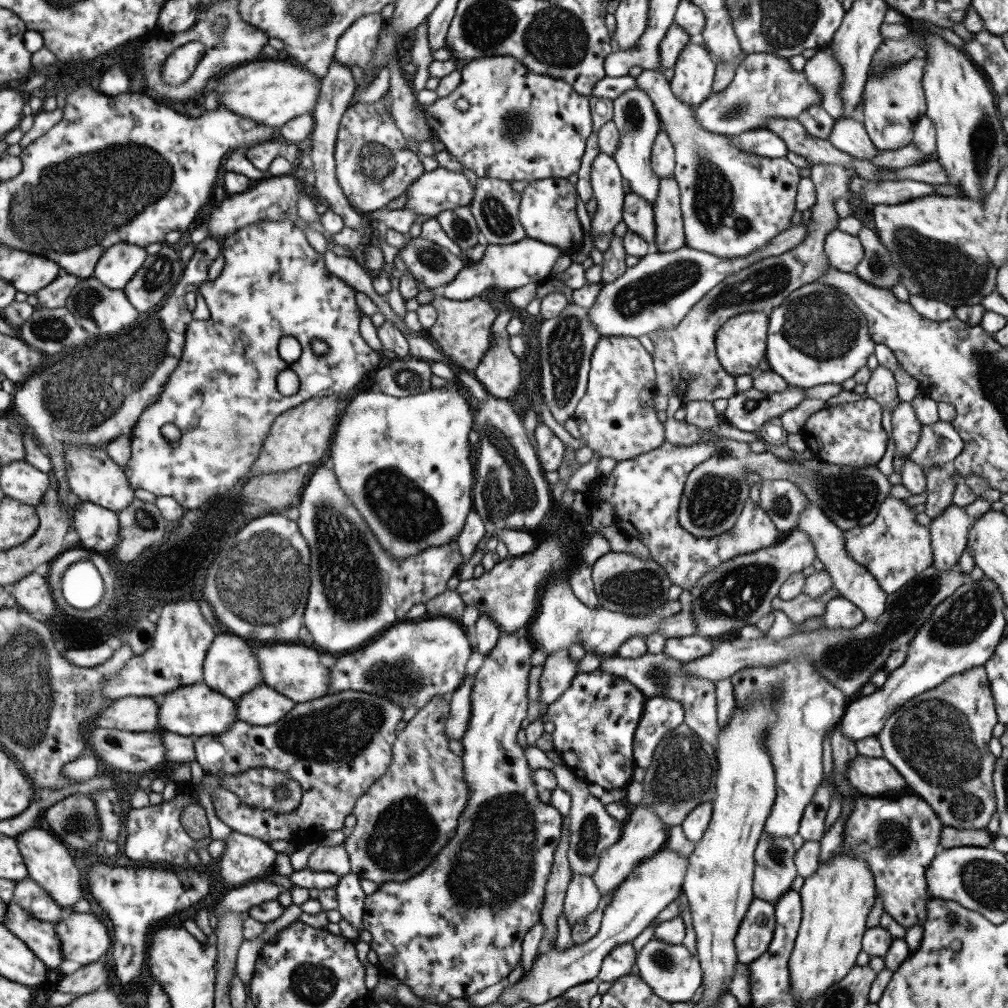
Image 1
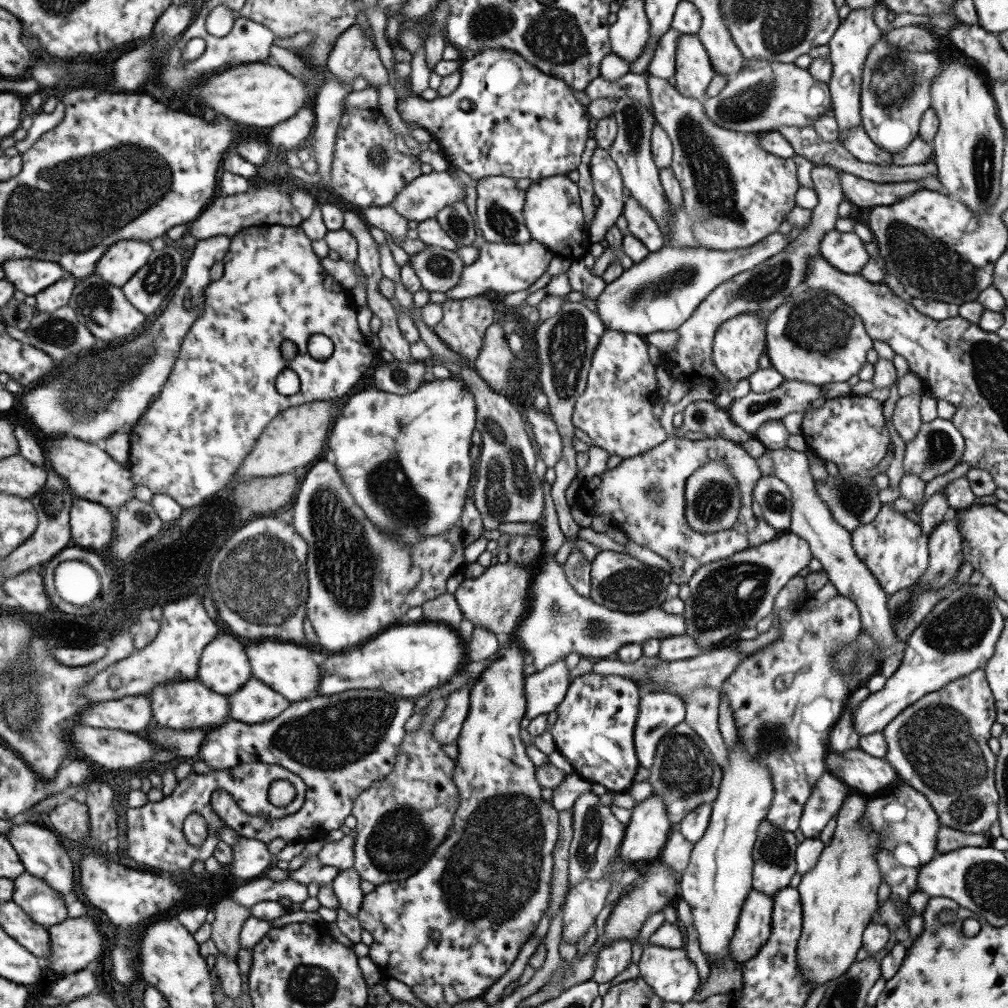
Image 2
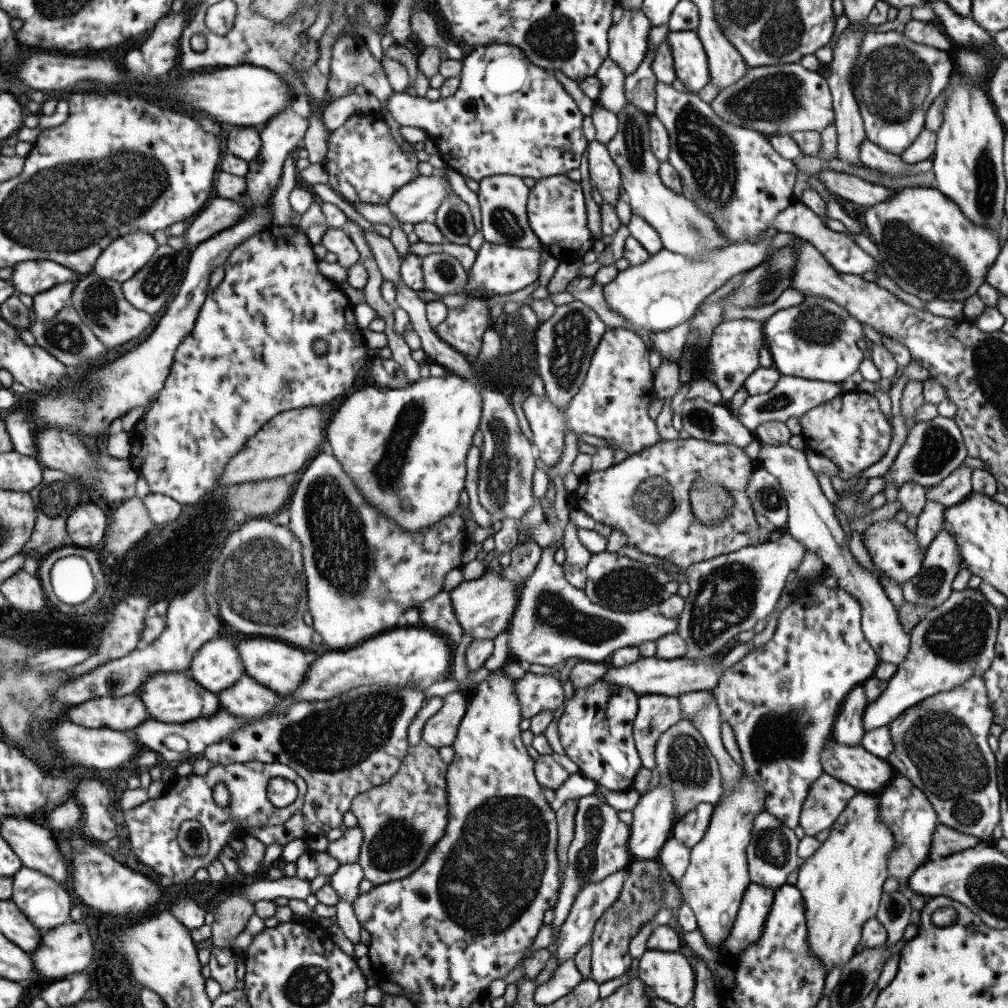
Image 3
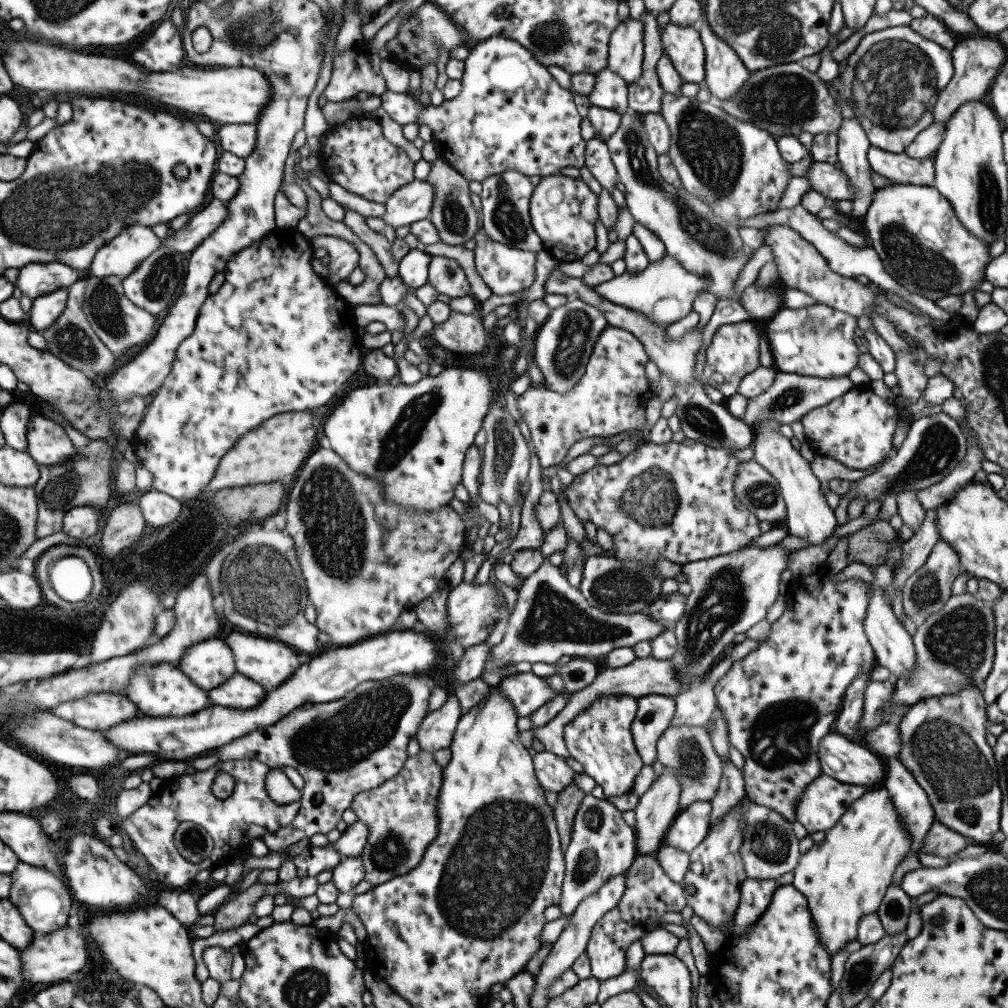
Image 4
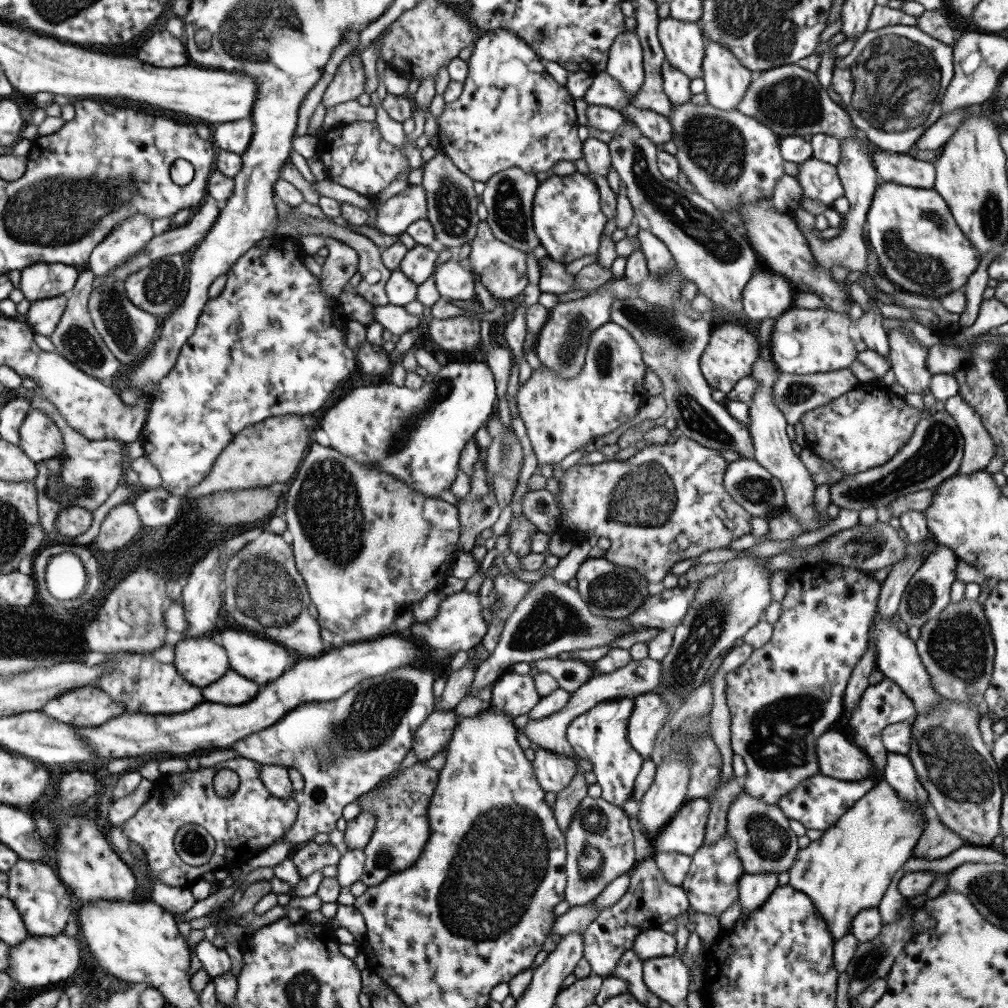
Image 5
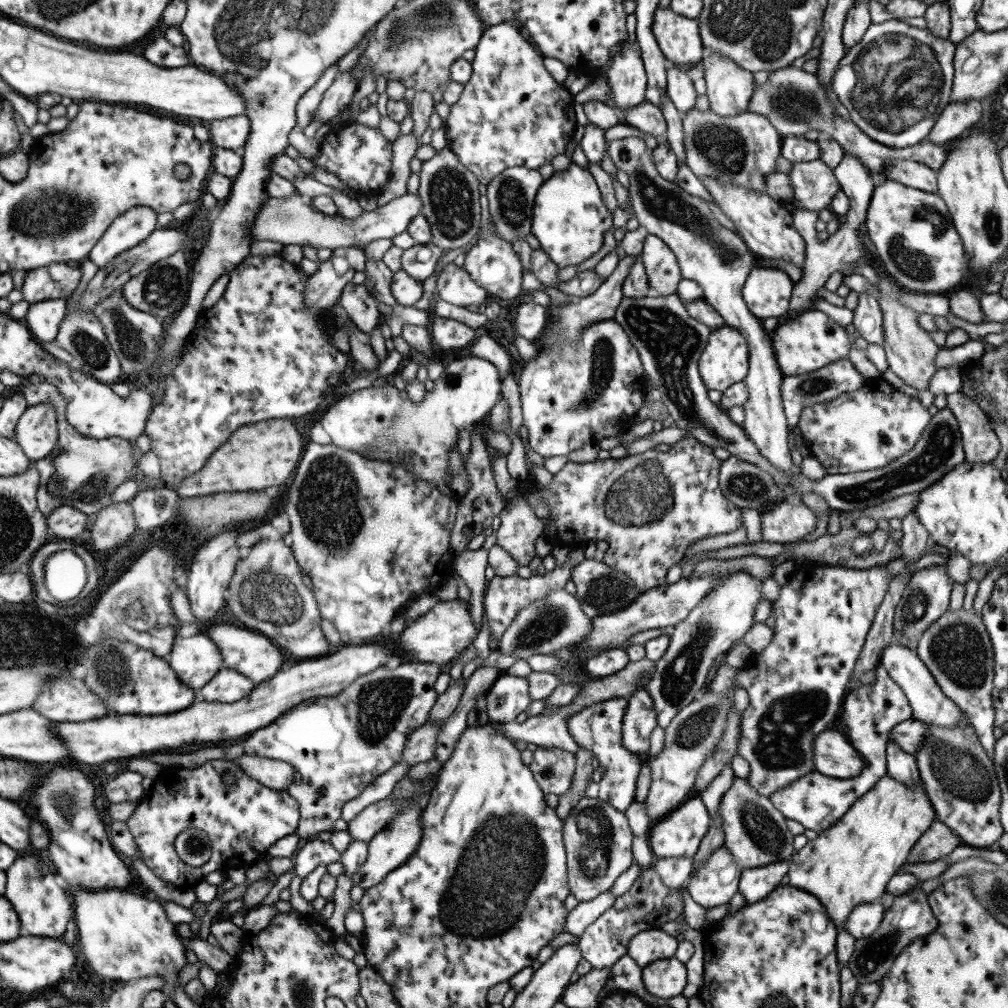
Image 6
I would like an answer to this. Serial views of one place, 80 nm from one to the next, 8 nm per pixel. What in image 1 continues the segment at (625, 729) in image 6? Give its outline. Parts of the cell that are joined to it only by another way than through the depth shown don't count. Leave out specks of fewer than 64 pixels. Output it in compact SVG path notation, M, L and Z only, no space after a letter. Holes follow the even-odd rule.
M646 697L643 712L632 736L632 757L637 767L646 768L663 735L683 723L680 702L667 697Z

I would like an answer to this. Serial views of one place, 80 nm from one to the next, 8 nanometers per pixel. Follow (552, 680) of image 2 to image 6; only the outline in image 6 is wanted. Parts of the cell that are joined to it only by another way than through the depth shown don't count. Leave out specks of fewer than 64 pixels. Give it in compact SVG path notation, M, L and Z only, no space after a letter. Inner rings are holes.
M507 673L498 676L484 694L488 720L501 723L513 721L531 702L527 689L528 680L525 677Z

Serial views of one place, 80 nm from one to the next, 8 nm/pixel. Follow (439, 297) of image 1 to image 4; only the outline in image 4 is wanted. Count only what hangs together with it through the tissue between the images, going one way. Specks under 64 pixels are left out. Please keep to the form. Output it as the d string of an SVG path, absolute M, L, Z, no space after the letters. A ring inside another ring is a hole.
M451 311L443 322L432 326L430 336L444 350L454 354L479 352L487 343L481 321L474 314Z

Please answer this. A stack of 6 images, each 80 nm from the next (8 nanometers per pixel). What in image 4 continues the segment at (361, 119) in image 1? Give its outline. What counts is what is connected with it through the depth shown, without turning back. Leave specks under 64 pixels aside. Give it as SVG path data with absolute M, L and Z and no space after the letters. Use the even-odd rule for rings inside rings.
M358 115L337 124L329 130L320 151L320 165L329 180L371 202L384 204L394 190L414 179L414 164L404 150L383 136L381 126L372 117Z

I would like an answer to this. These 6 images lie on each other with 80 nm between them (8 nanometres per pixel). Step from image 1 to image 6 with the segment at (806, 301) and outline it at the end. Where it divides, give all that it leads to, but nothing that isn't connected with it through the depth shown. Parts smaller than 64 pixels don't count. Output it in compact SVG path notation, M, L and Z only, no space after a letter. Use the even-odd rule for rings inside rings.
M811 308L794 314L791 318L780 319L769 338L781 374L797 376L810 373L830 362L847 357L849 338L853 336L847 334L845 329L823 312Z

